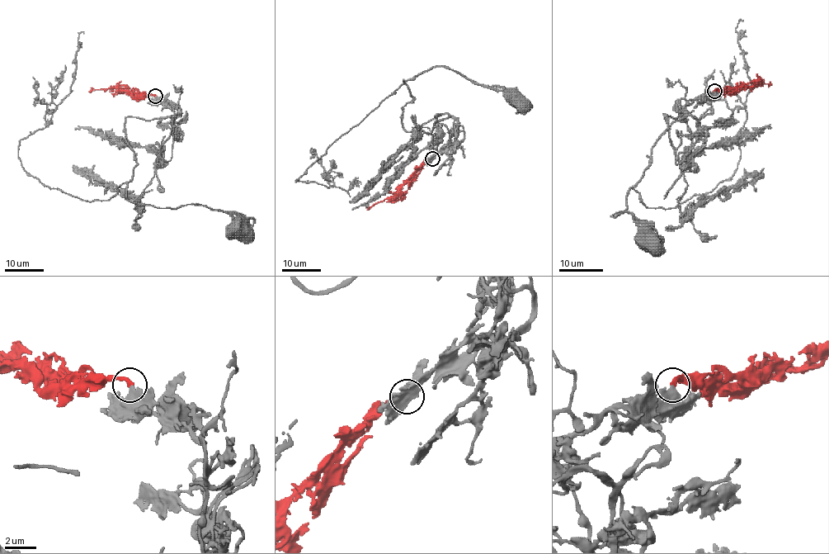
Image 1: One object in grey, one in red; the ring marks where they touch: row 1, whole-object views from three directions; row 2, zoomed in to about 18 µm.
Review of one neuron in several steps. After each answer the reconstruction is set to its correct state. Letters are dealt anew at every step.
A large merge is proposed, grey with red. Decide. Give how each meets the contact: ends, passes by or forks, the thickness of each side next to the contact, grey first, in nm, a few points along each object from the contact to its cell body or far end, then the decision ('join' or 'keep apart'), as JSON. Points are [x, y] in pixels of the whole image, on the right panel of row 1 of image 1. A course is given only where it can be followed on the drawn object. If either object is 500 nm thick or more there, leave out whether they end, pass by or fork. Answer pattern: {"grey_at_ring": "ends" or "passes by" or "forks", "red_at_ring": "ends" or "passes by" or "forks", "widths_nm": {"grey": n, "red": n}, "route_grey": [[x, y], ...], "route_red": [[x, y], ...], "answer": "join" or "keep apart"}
{"grey_at_ring": "ends", "red_at_ring": "ends", "widths_nm": {"grey": 440, "red": 280}, "route_grey": [[714, 92], [681, 110], [691, 149], [677, 163], [664, 113], [685, 115], [611, 216], [630, 212], [644, 239]], "route_red": [[714, 92], [741, 90], [757, 82], [770, 86]], "answer": "join"}

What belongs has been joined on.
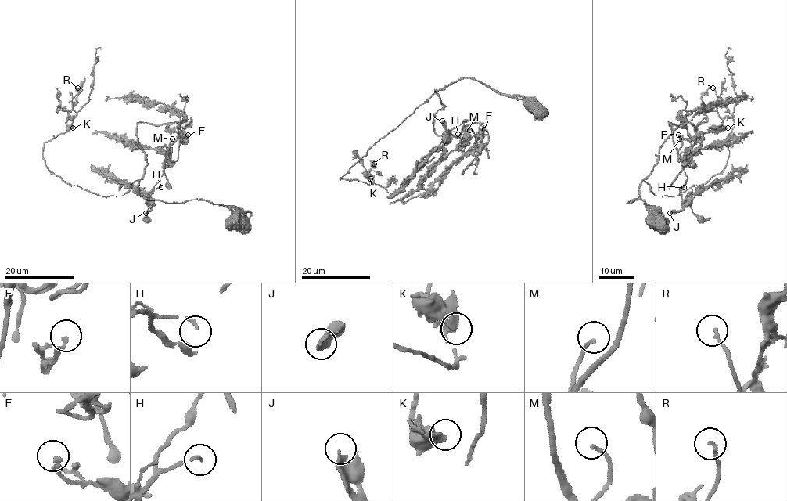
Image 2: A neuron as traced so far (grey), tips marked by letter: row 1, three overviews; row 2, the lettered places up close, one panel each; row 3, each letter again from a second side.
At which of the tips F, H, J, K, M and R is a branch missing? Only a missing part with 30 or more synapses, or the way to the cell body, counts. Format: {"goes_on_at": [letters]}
{"goes_on_at": ["M"]}

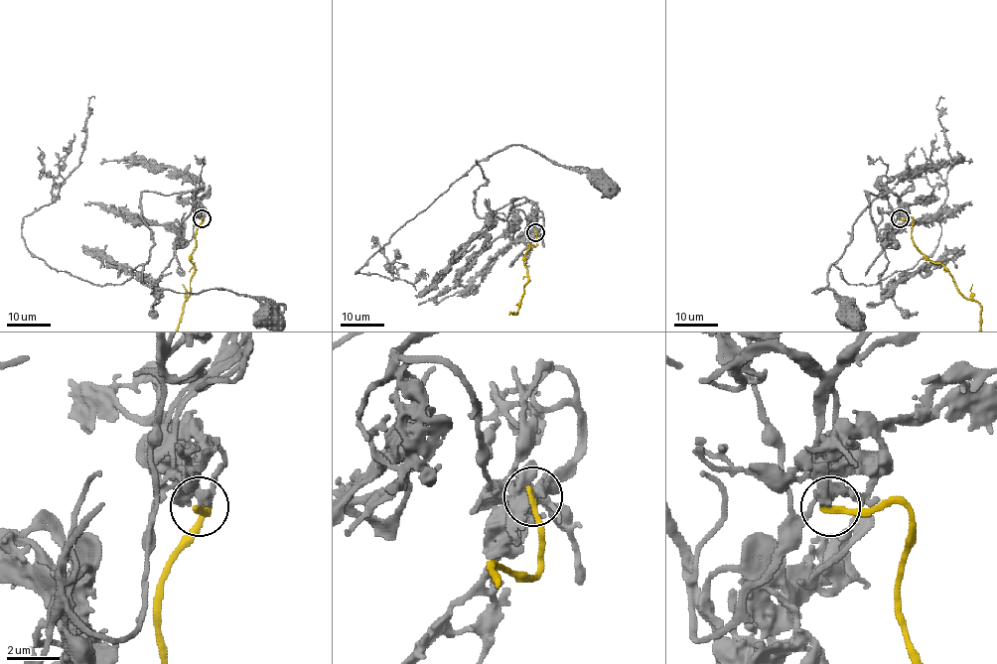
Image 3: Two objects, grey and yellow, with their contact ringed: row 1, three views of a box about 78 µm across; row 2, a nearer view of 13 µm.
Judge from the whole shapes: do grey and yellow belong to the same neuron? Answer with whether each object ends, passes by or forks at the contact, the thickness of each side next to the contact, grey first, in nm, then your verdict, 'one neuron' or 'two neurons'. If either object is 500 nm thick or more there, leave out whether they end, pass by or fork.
grey passes by; yellow ends; calibres 360 and 240 nm; two neurons

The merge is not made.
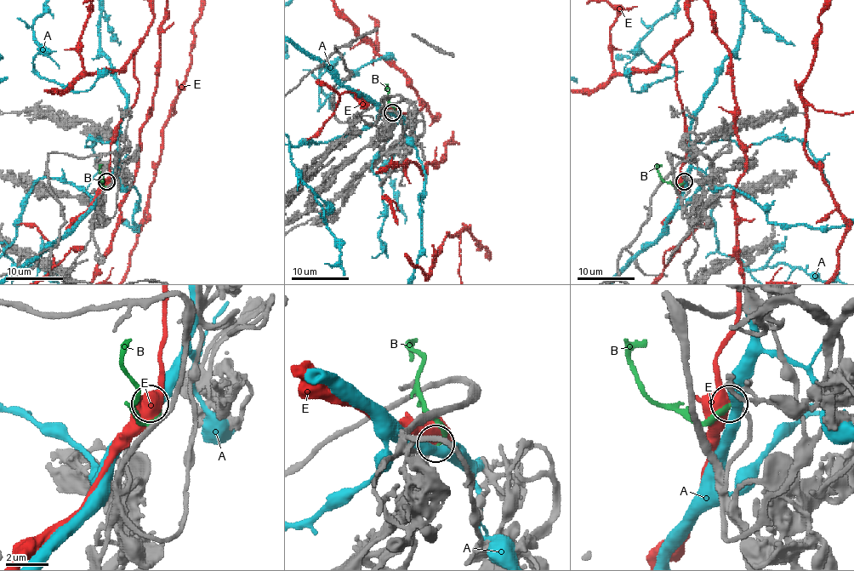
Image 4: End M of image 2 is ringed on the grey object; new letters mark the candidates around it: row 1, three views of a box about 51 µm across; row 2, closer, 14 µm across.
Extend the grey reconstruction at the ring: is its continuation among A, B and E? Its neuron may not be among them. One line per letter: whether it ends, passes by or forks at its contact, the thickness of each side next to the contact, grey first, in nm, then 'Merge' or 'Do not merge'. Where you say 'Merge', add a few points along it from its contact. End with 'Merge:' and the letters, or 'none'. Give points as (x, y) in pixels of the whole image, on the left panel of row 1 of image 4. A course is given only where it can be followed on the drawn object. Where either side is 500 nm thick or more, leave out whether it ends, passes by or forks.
A: It passes by. Thickness 190 nm (grey) against 440 nm. Do not merge
B: It ends there. Thickness 160 nm (grey) against 180 nm. Merge. Its course: (106, 181), (106, 185), (102, 183), (100, 164)
E: Thickness 170 nm (grey) against 550 nm. Do not merge
Merge: B

